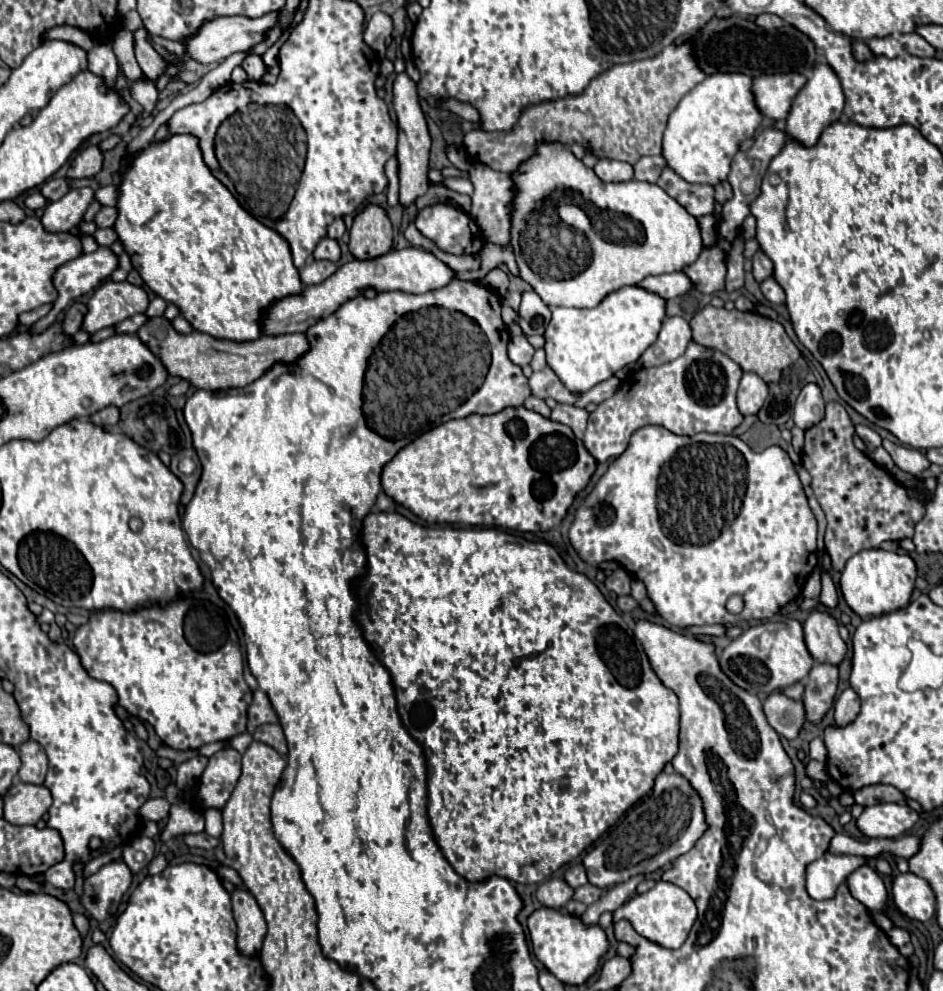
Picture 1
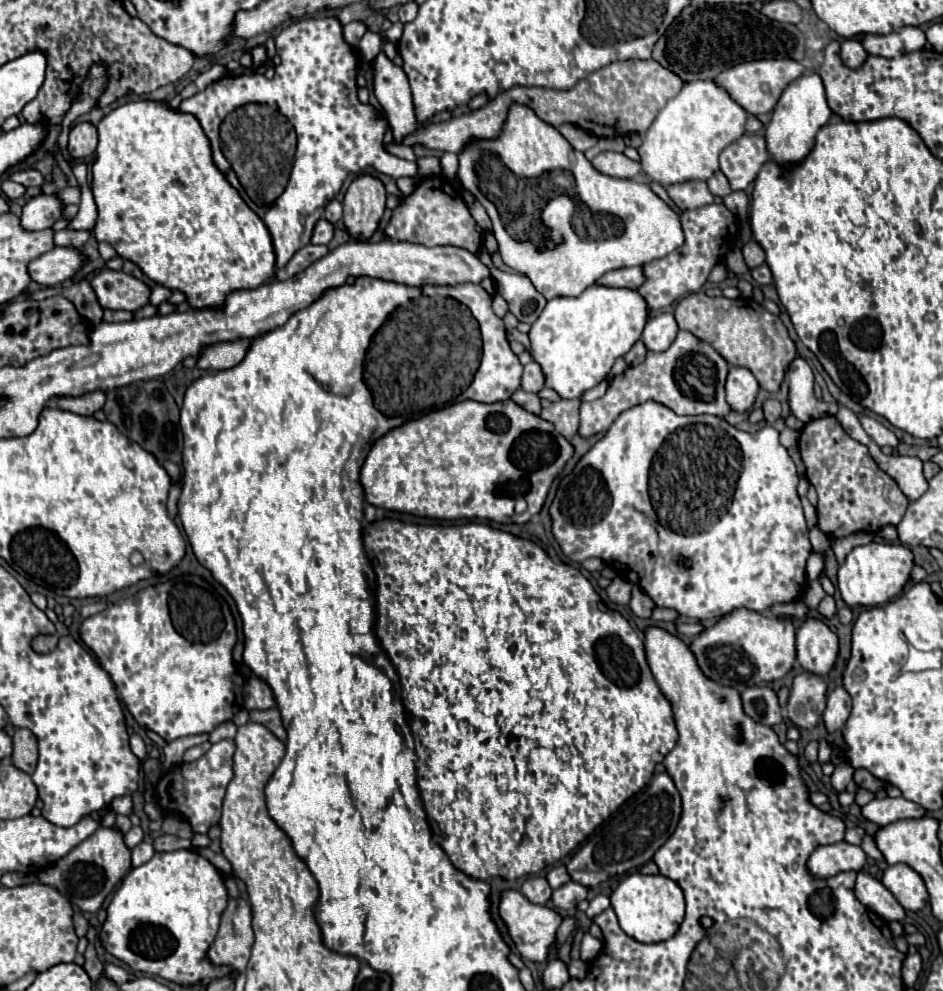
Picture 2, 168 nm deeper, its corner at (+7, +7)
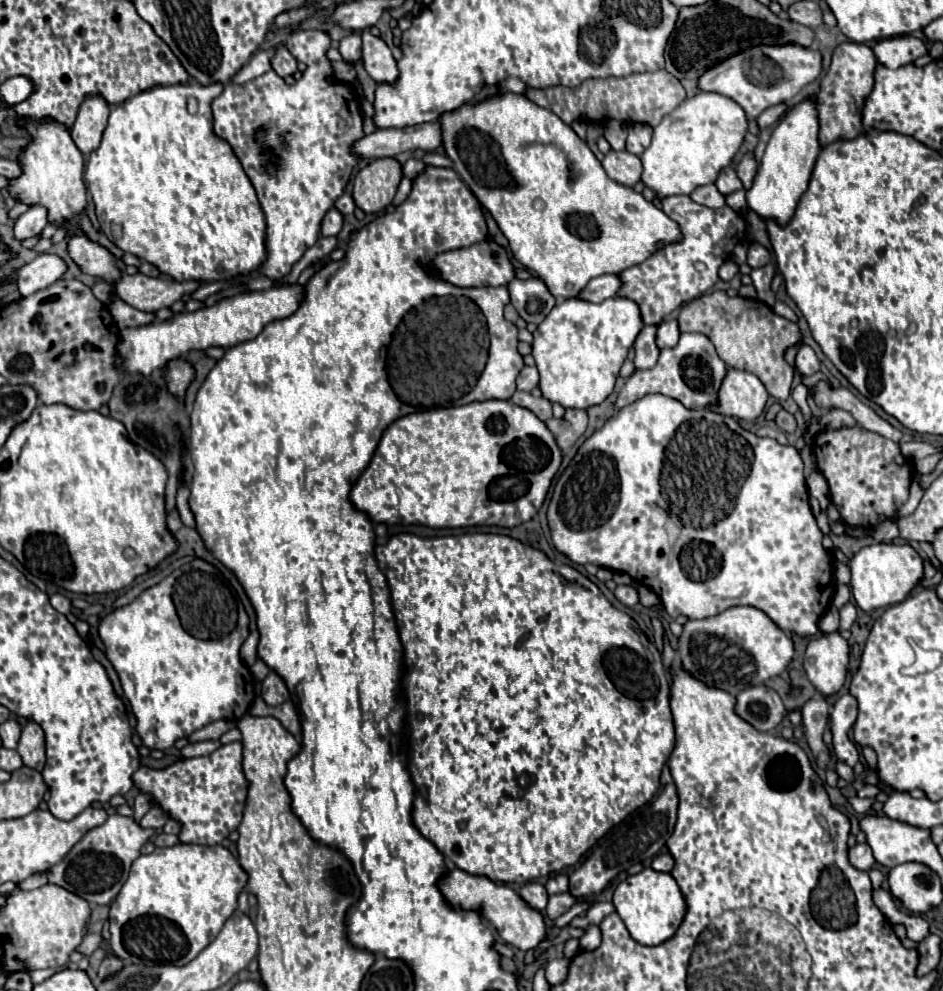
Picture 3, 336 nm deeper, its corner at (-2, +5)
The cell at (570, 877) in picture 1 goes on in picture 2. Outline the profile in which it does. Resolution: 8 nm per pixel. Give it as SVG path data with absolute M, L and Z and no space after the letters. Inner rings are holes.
M564 864L554 866L554 868L548 872L548 876L546 876L546 878L548 878L548 882L550 882L550 886L552 886L552 888L560 888L562 884L566 884L566 882L570 882L570 880L572 880Z

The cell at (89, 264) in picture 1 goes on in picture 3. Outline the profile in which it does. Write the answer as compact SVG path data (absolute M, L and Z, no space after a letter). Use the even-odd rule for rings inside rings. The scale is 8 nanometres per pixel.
M39 254L33 262L19 268L15 284L21 296L29 296L37 290L51 286L65 274L65 262L57 254Z

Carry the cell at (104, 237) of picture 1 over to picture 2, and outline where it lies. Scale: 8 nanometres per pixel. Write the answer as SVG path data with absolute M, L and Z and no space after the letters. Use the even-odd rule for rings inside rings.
M60 230L54 234L56 246L74 246L80 248L90 240L92 232L90 230Z

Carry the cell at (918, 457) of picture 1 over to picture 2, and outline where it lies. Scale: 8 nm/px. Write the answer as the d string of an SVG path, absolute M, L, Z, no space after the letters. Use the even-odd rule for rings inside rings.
M858 416L866 434L882 448L882 446L890 446L890 448L898 448L898 438L894 436L894 432L890 432L888 428L884 428L880 422L876 422L874 418L868 418L868 416Z

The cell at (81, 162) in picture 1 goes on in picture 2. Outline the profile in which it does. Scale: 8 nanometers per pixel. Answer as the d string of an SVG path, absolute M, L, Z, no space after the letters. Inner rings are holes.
M78 124L70 130L70 140L68 140L68 152L74 160L84 160L86 156L94 154L98 142L96 126L92 124Z

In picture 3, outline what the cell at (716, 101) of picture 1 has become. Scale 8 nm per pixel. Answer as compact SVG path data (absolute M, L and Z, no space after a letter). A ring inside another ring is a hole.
M699 92L681 102L653 128L651 146L641 154L641 182L651 188L659 200L675 194L691 194L697 186L715 182L721 168L731 164L745 134L747 116L737 102L721 94Z

